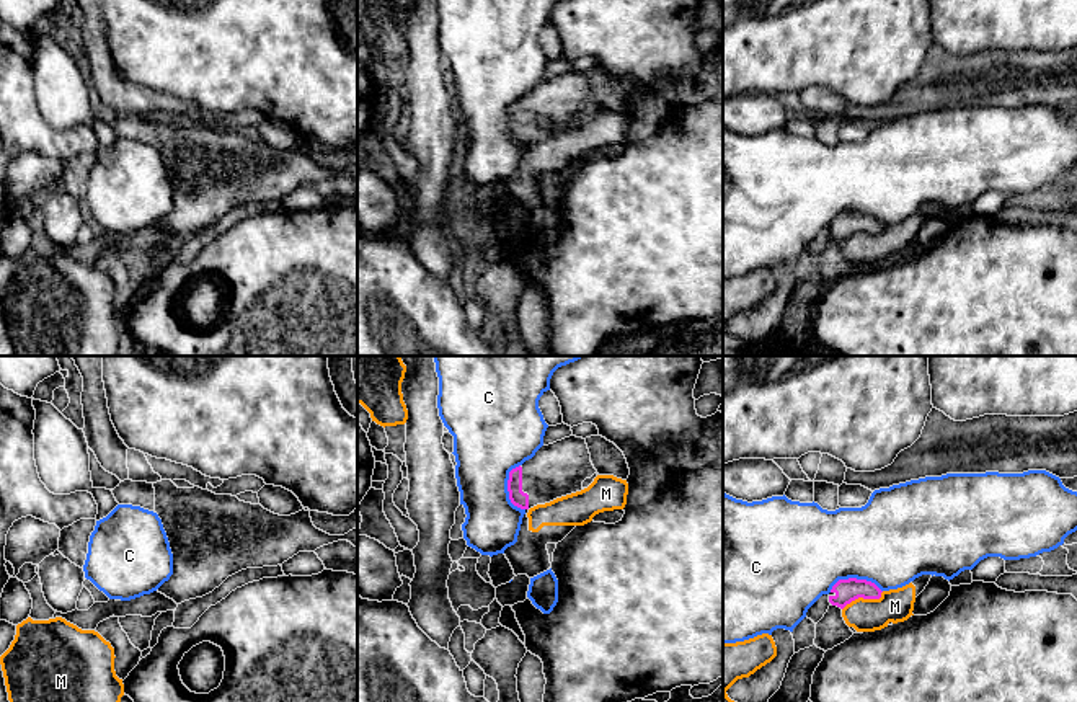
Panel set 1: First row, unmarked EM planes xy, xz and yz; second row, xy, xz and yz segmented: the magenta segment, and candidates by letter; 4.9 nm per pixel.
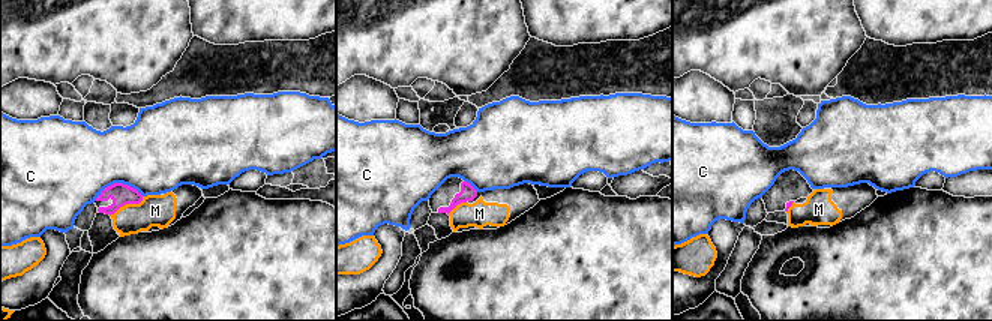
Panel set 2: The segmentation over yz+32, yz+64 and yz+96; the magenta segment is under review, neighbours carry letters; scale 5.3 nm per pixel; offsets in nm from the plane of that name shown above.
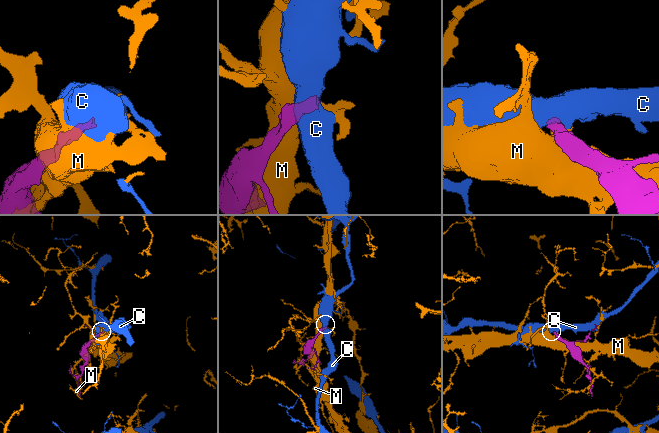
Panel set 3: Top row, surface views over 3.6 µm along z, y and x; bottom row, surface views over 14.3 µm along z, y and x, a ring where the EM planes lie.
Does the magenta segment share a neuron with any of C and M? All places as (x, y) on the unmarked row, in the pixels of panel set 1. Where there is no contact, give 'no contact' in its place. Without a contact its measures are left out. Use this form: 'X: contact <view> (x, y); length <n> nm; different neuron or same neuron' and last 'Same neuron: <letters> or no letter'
C: contact yz (855, 213); length 260 nm; different neuron
M: contact yz (864, 232); length 220 nm; different neuron
Same neuron: no letter

